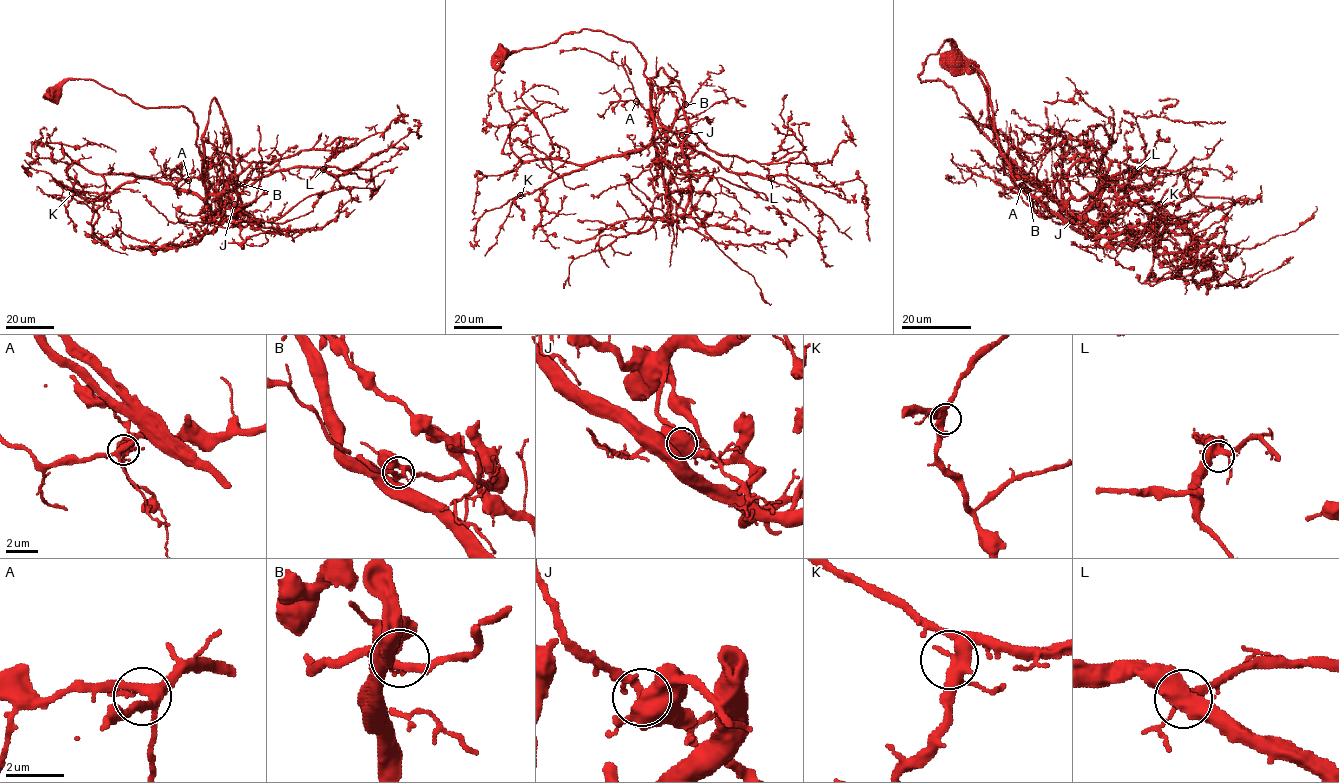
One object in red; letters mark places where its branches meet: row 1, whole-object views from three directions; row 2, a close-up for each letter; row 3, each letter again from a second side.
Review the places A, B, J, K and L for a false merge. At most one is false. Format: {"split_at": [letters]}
{"split_at": []}

